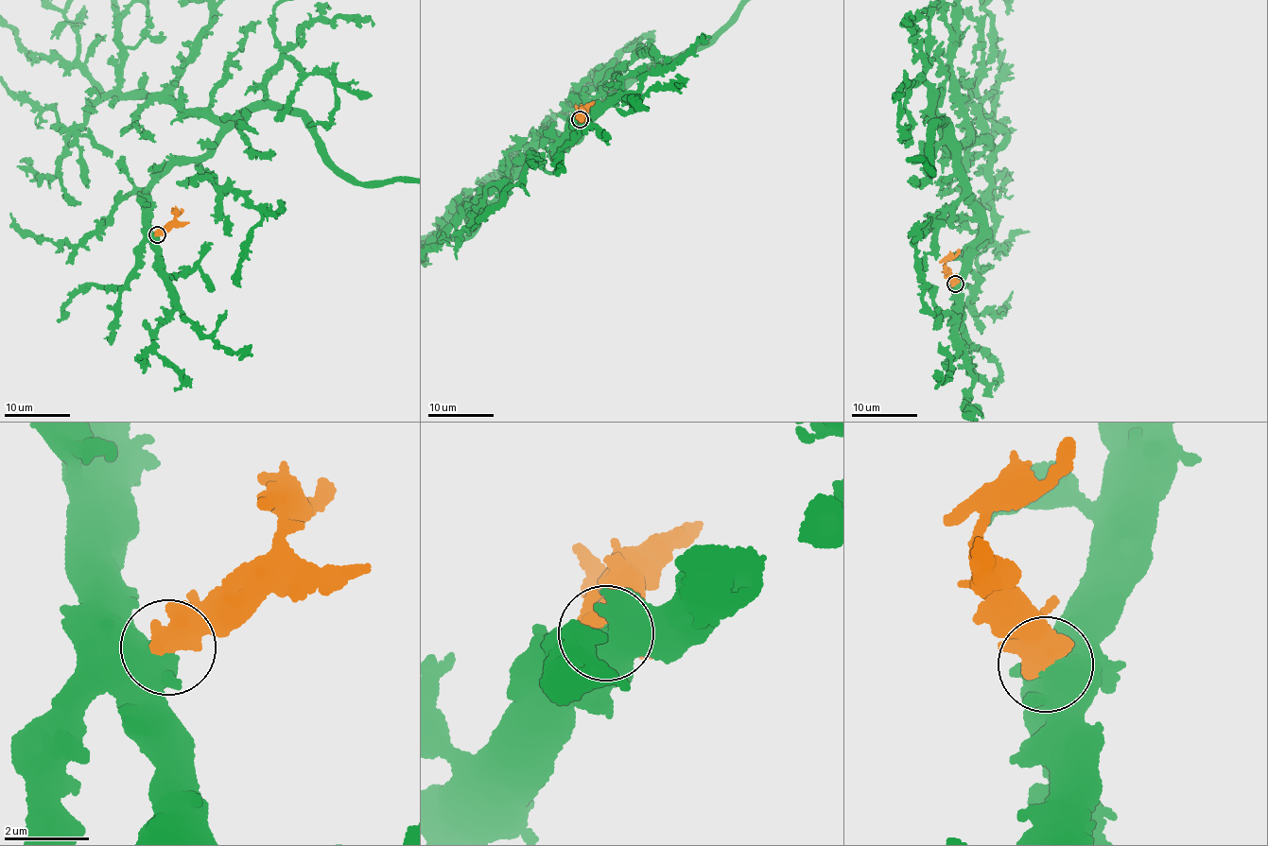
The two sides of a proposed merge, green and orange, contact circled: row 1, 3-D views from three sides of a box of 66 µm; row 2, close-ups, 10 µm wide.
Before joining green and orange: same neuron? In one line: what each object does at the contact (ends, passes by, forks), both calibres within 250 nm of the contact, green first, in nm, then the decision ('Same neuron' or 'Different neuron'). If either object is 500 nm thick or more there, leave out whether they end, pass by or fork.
Thickness 850 nm (green) against 800 nm. Same neuron

